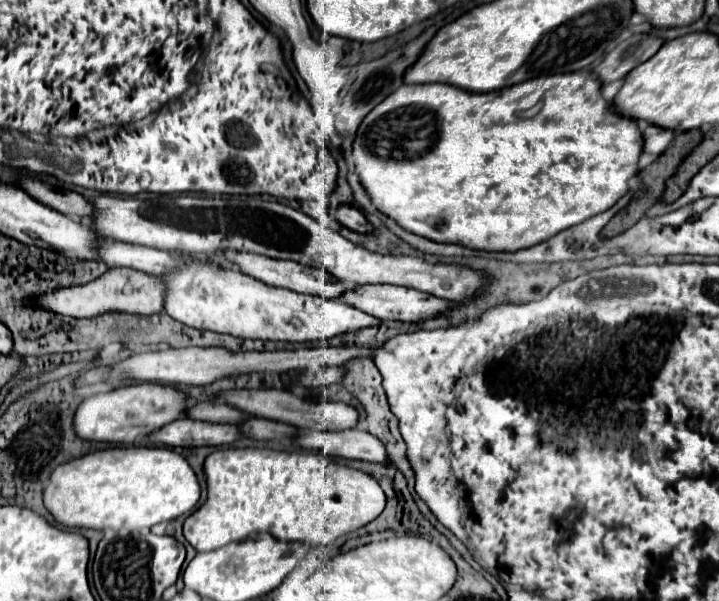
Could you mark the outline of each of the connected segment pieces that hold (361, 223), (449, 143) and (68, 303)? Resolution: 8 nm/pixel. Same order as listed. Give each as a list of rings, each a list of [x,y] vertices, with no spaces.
[[[352,204],[330,206],[330,216],[336,222],[340,222],[342,226],[346,226],[350,230],[356,230],[356,232],[370,232],[372,230],[372,226],[364,218],[364,214],[356,206],[352,206]]]
[[[572,72],[534,78],[486,94],[460,90],[448,84],[402,84],[396,92],[386,96],[372,112],[368,112],[368,116],[356,130],[352,148],[356,172],[368,198],[384,216],[392,218],[404,230],[438,244],[458,244],[464,248],[486,252],[518,252],[520,248],[528,248],[530,244],[542,244],[554,234],[612,208],[618,202],[618,198],[622,198],[628,192],[628,180],[638,172],[642,136],[636,126],[636,120],[616,116],[610,110],[608,102],[600,94],[598,80],[594,80],[590,72]]]
[[[110,268],[100,280],[94,280],[84,286],[74,288],[60,288],[48,294],[42,294],[38,298],[38,304],[46,310],[52,310],[56,314],[74,316],[74,318],[90,318],[104,312],[130,312],[130,314],[156,314],[162,312],[162,296],[164,286],[154,276],[148,276],[146,272],[136,272],[132,268]]]

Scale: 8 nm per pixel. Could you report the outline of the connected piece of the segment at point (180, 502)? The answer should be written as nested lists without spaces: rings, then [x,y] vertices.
[[[106,448],[56,468],[44,488],[44,506],[68,528],[136,530],[192,512],[200,492],[186,458],[170,448]]]

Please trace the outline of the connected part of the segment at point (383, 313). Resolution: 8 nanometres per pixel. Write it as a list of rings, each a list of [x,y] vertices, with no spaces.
[[[366,284],[366,286],[354,286],[352,292],[346,292],[338,298],[340,302],[350,304],[352,308],[360,308],[362,312],[368,312],[370,316],[376,316],[380,320],[406,320],[406,322],[418,322],[428,316],[434,316],[446,308],[446,300],[434,298],[430,294],[404,288],[404,286],[388,286],[388,284]]]

